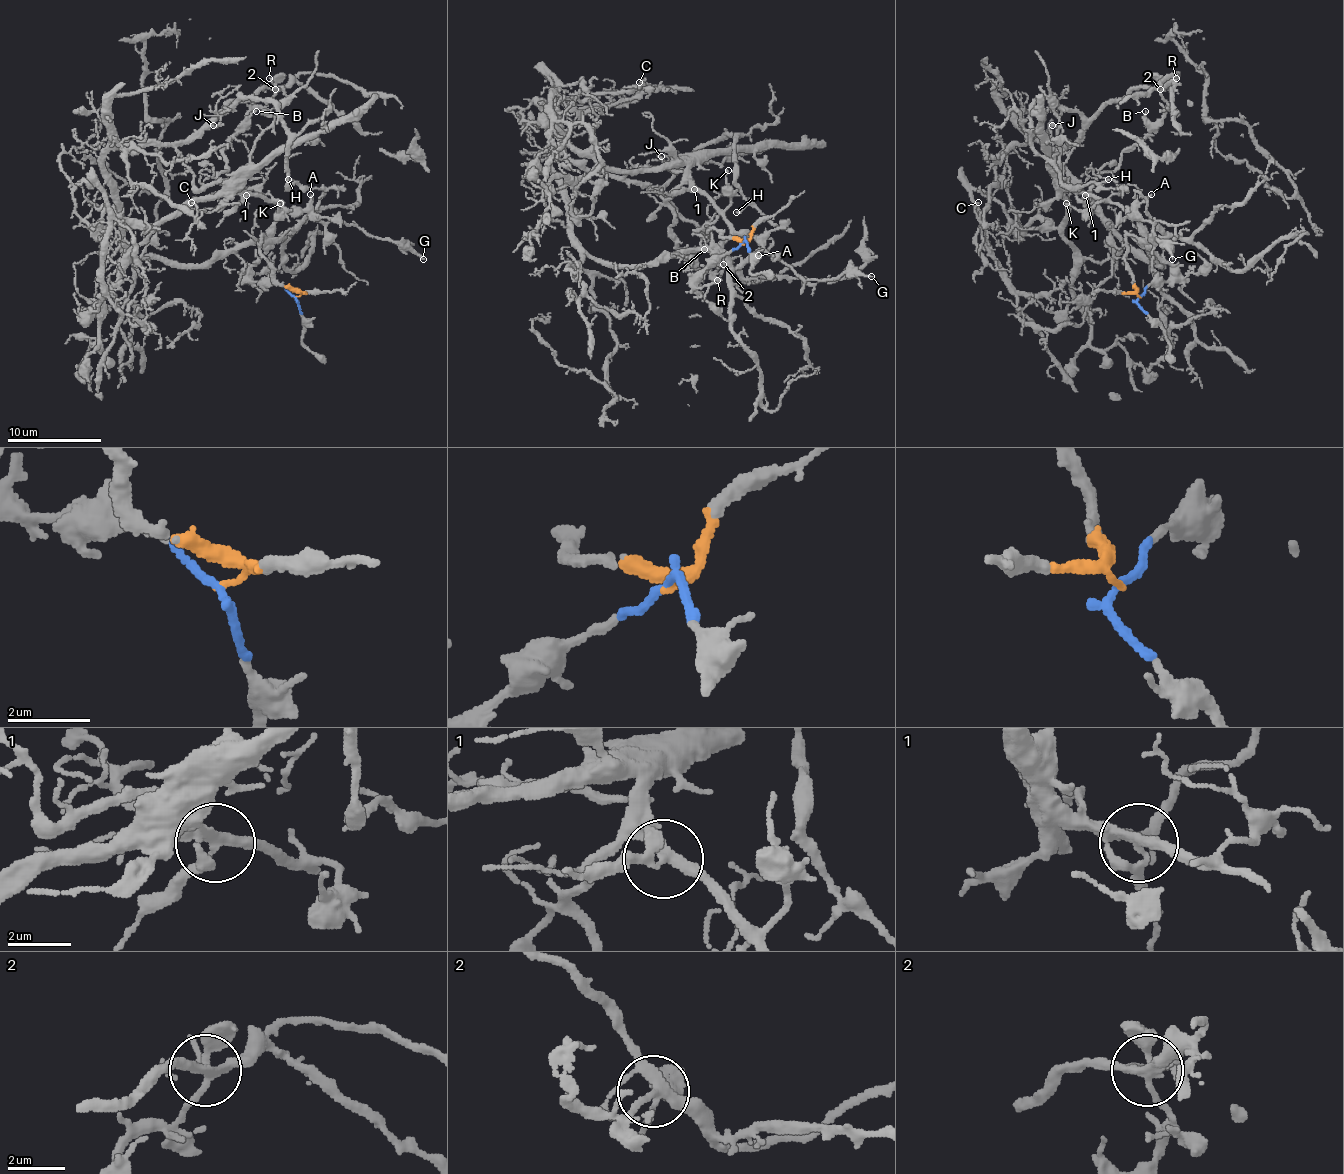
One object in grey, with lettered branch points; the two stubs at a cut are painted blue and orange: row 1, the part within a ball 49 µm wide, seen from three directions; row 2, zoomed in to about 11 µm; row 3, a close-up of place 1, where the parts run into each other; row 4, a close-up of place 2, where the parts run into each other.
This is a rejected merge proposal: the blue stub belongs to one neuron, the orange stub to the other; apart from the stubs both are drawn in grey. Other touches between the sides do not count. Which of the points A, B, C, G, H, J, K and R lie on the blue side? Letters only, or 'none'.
A, B, G, K

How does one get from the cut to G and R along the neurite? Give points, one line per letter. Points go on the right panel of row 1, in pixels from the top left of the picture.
G: (1139, 298), (1150, 284), (1172, 277), (1172, 267), (1132, 211), (1176, 227), (1172, 258)
R: (1139, 298), (1129, 234), (1162, 265), (1049, 150), (1132, 89), (1176, 77)

